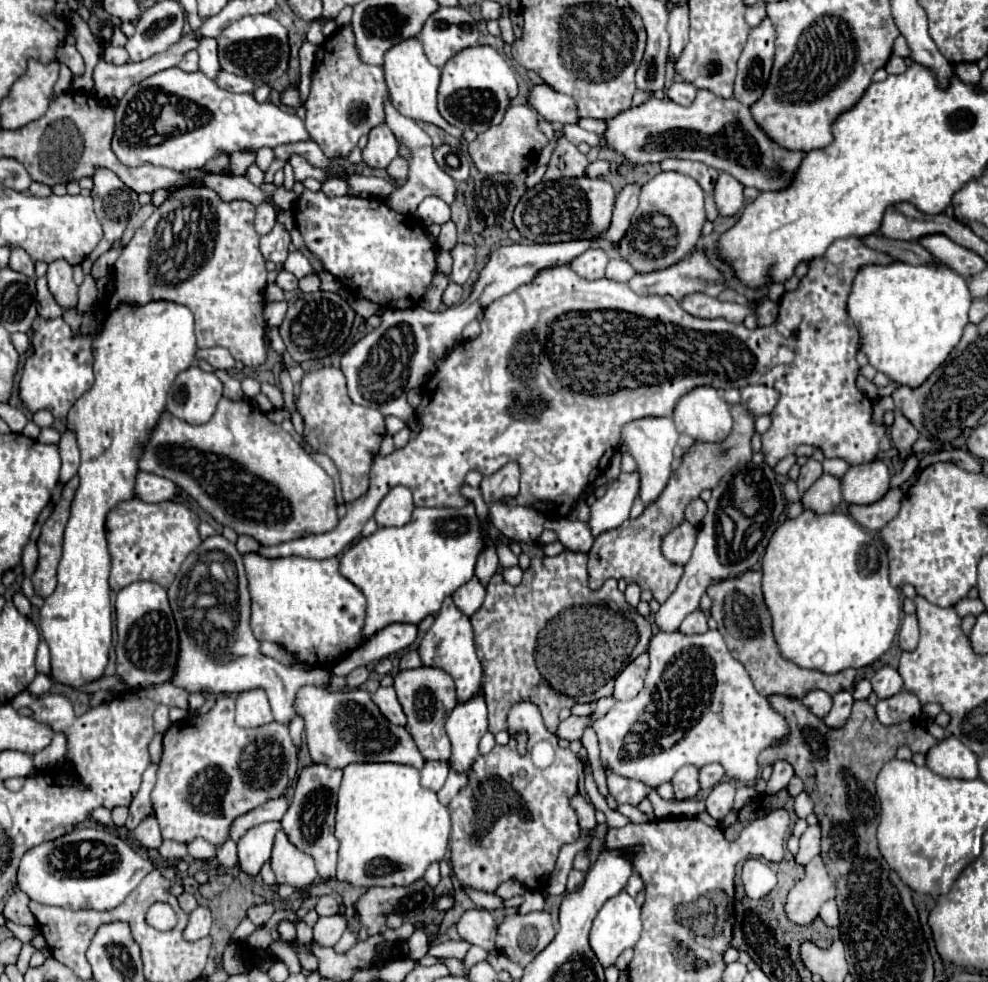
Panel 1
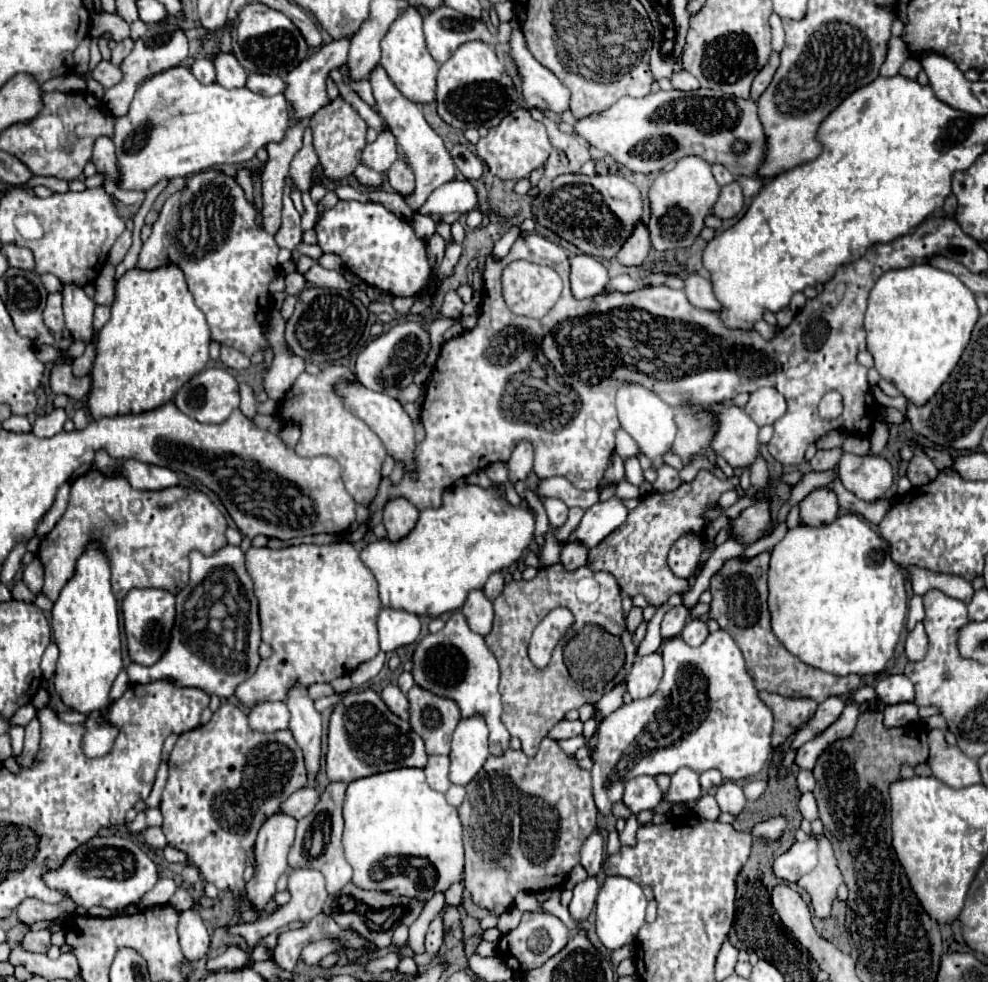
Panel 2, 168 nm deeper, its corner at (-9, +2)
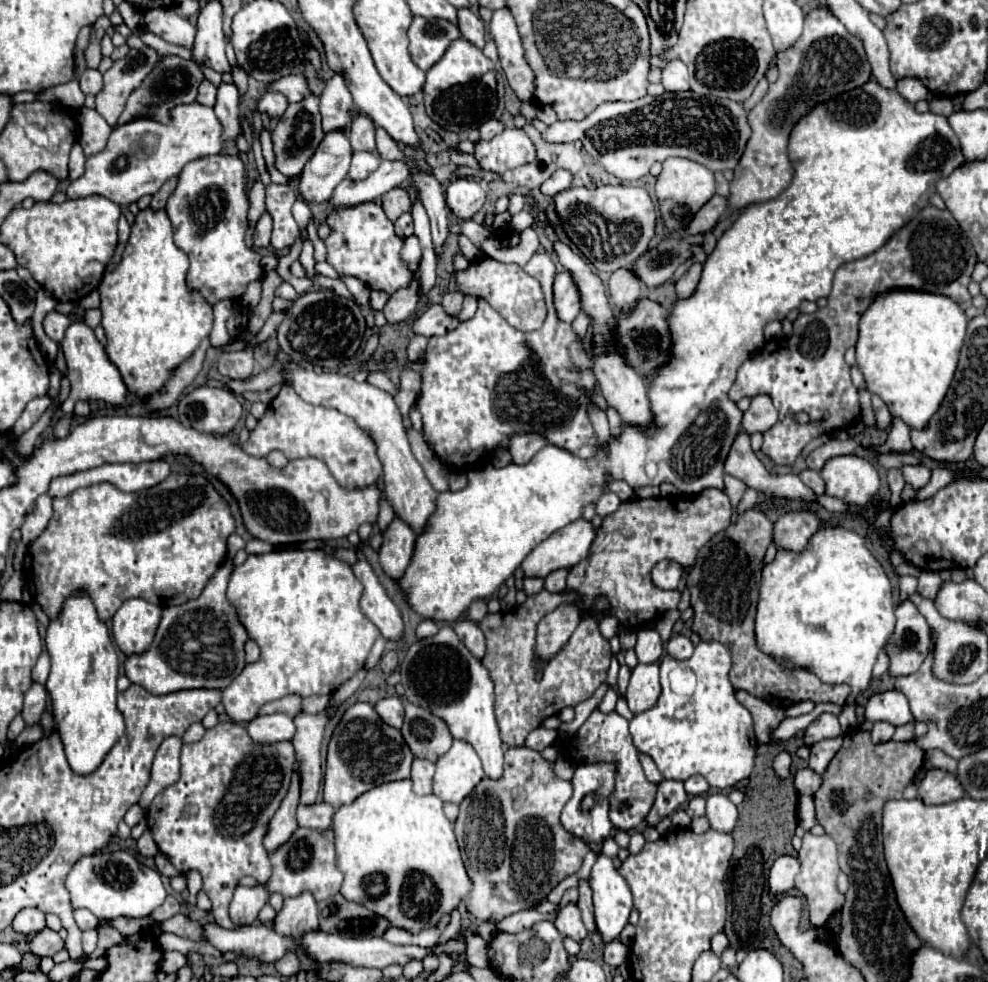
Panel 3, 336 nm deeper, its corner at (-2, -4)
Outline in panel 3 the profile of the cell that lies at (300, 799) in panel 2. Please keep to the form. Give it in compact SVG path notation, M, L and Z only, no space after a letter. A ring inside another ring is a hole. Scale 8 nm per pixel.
M314 803L310 807L298 805L298 825L300 827L310 827L310 829L330 829L332 827L332 817L334 817L334 807L328 803Z

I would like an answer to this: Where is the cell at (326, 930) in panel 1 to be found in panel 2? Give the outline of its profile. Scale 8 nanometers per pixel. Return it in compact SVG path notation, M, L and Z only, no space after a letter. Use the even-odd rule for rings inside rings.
M321 939L317 943L309 943L303 951L301 951L301 959L307 963L307 965L313 965L313 963L319 963L325 955L333 953L333 951L339 951L343 945L339 939Z

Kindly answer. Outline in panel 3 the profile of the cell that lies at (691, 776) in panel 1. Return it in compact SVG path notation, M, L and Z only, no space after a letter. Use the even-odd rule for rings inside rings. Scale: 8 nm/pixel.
M662 781L658 785L658 793L656 793L656 801L646 817L646 825L656 827L664 817L672 815L676 809L680 809L686 803L686 791L684 791L684 783L680 781Z

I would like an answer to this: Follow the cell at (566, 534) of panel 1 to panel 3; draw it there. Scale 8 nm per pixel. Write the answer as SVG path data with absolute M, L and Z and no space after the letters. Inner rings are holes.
M566 569L552 571L552 573L544 579L544 589L550 591L550 593L562 593L562 591L566 589L566 577L568 577L568 571L566 571Z

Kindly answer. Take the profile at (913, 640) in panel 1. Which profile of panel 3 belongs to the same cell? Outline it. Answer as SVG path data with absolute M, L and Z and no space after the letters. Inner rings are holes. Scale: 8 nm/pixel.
M900 601L894 613L896 627L884 649L890 659L888 675L900 677L918 671L930 651L932 637L926 619L912 601Z

